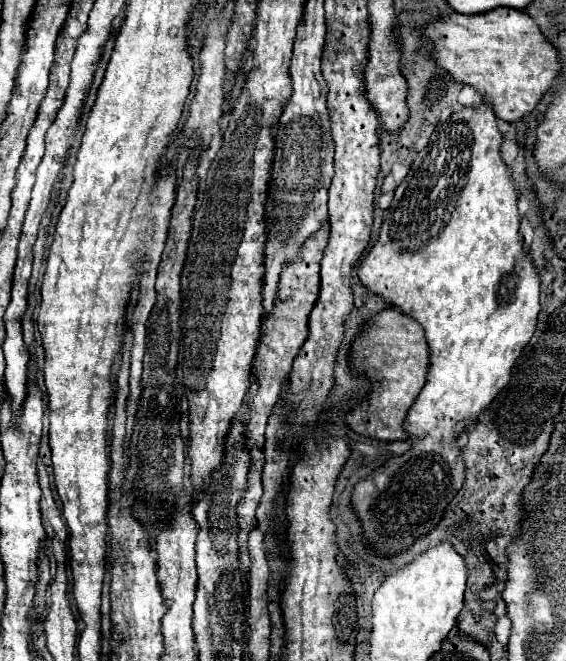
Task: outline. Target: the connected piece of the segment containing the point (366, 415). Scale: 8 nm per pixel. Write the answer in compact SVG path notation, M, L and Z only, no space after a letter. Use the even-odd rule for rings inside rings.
M383 310L369 322L357 336L351 350L351 364L365 372L373 382L369 396L347 412L345 422L359 436L393 442L407 440L409 434L403 428L409 408L413 406L419 390L425 384L429 362L429 346L425 342L425 332L417 320L397 310Z

